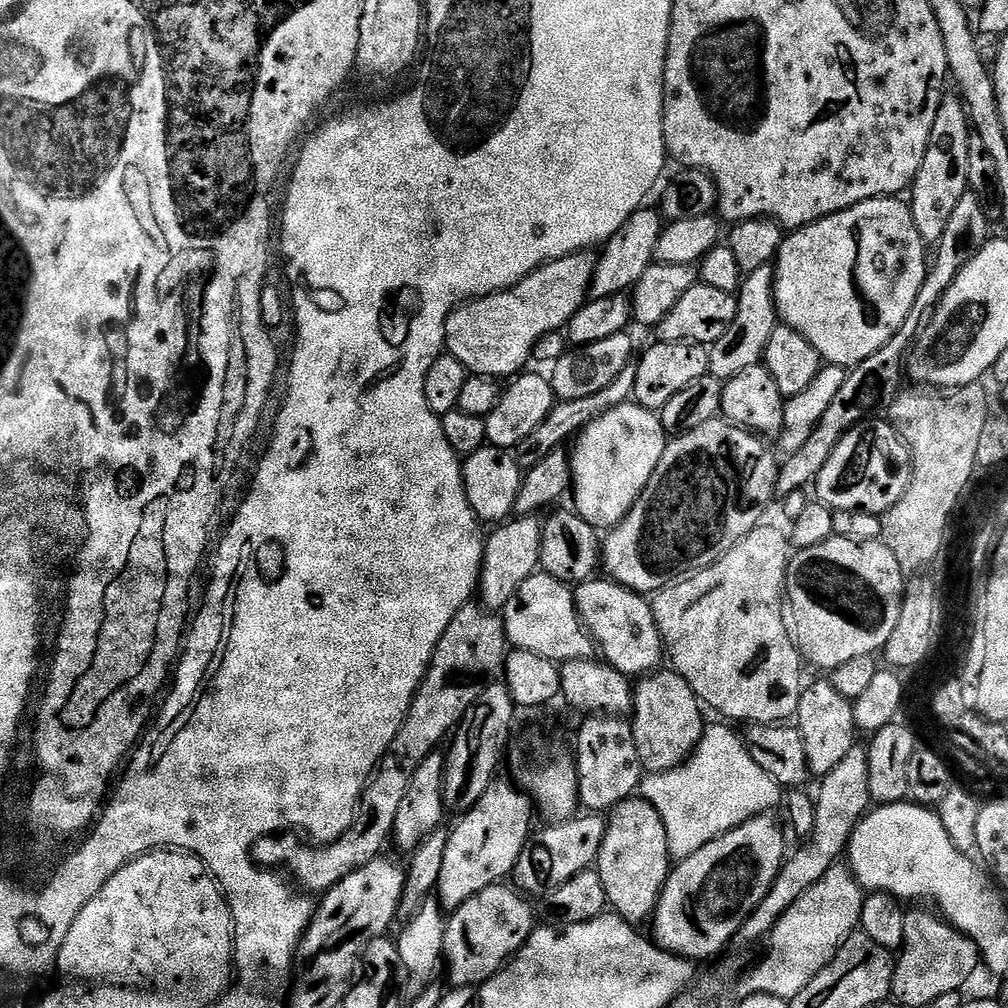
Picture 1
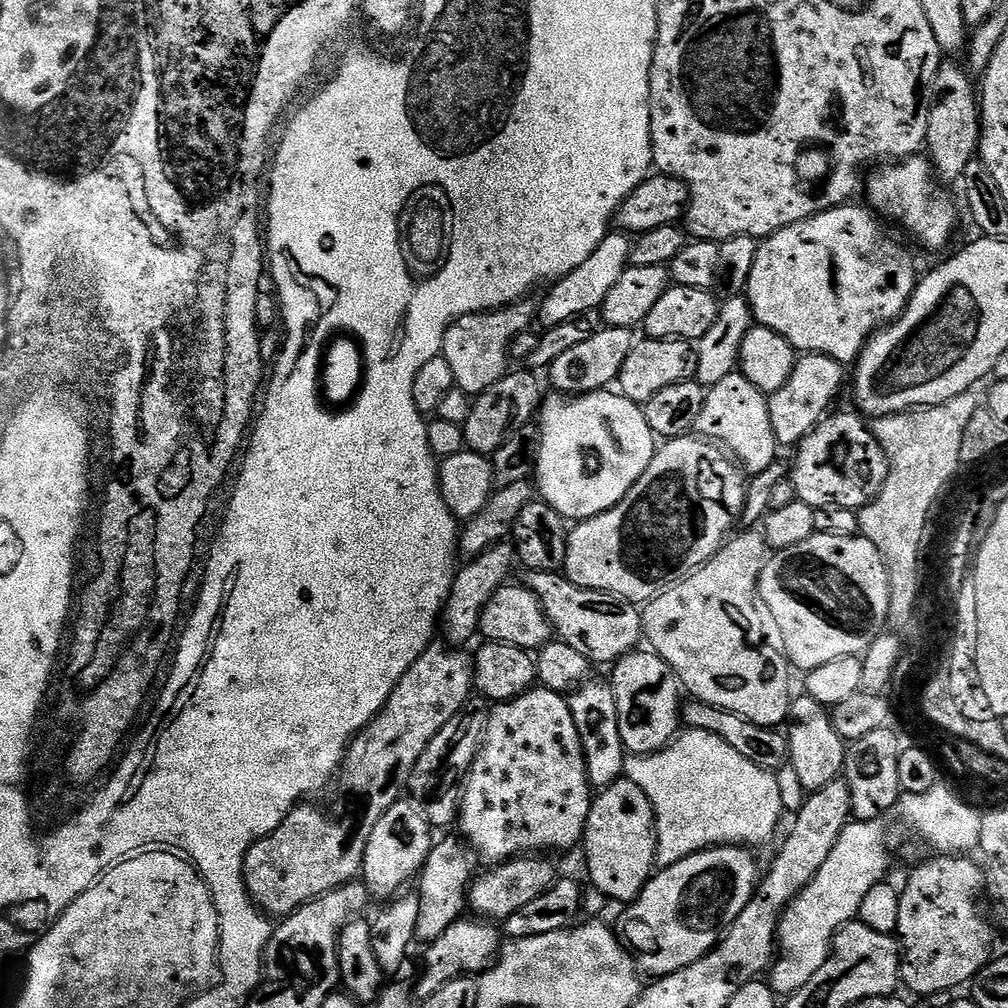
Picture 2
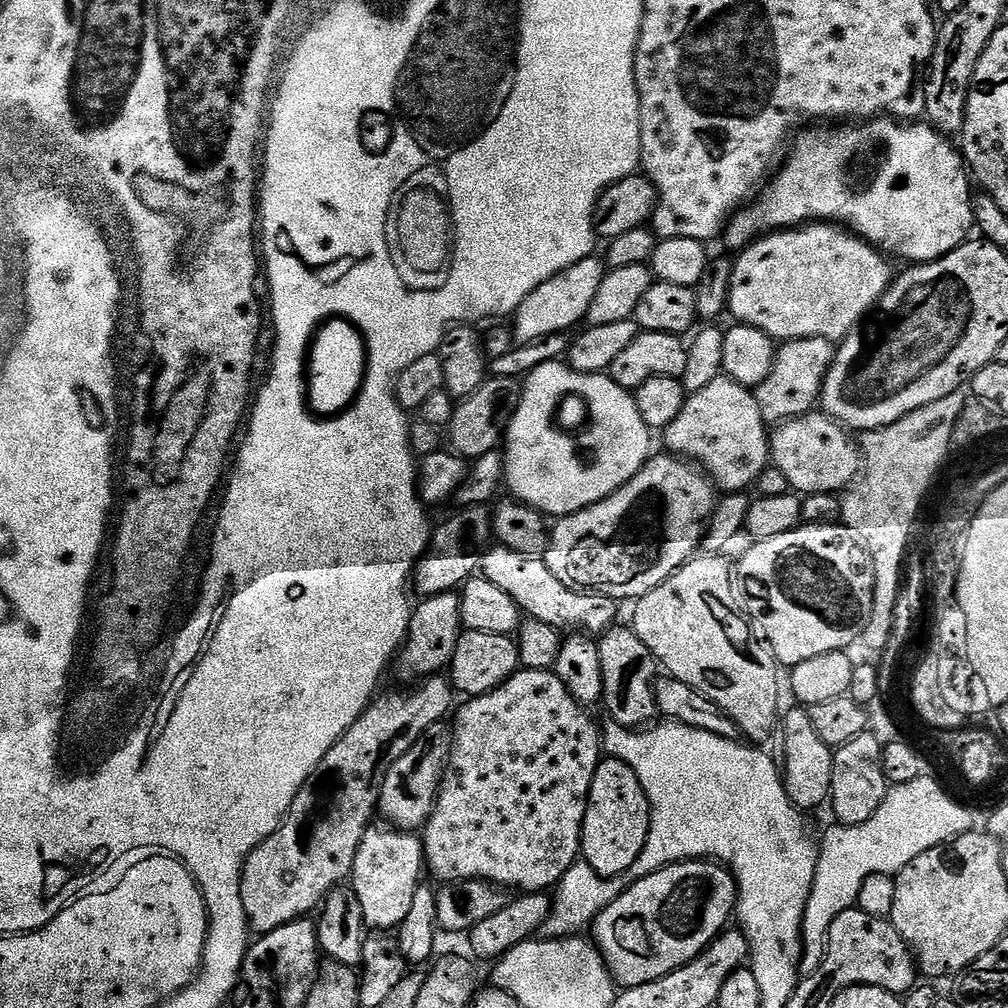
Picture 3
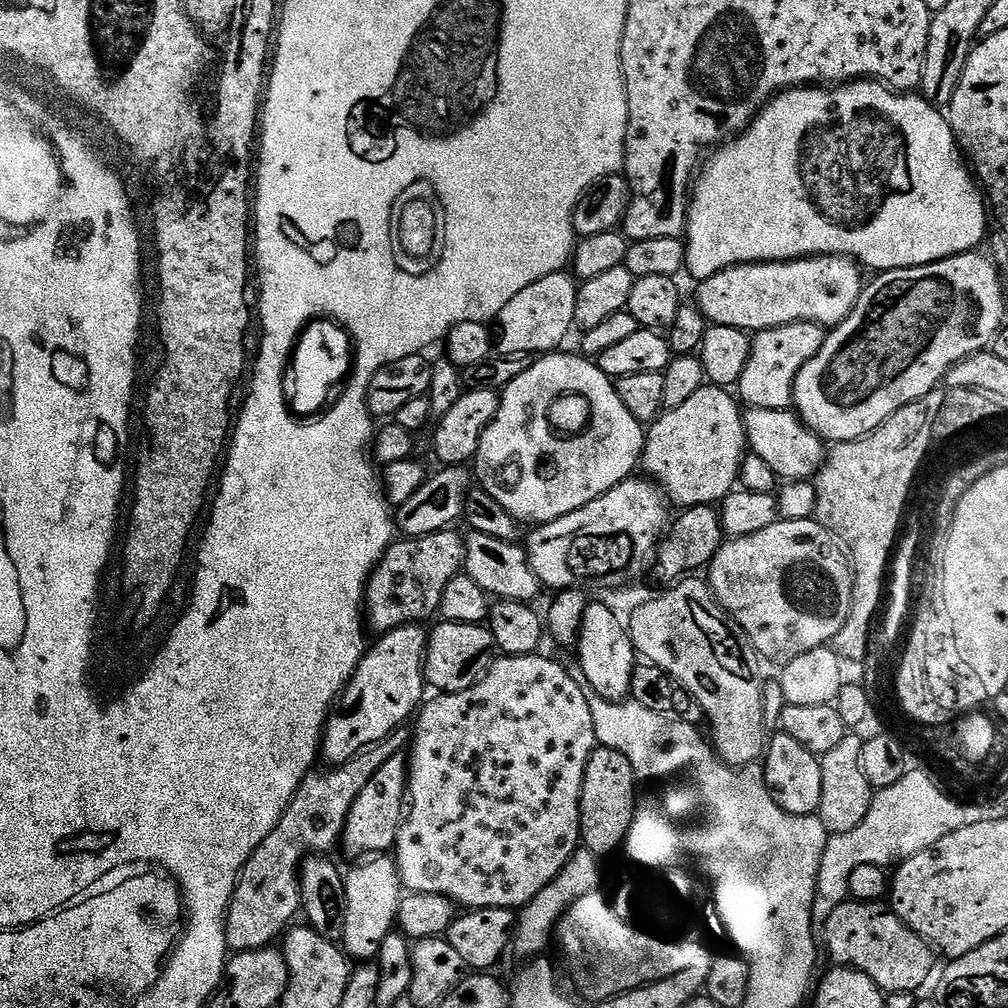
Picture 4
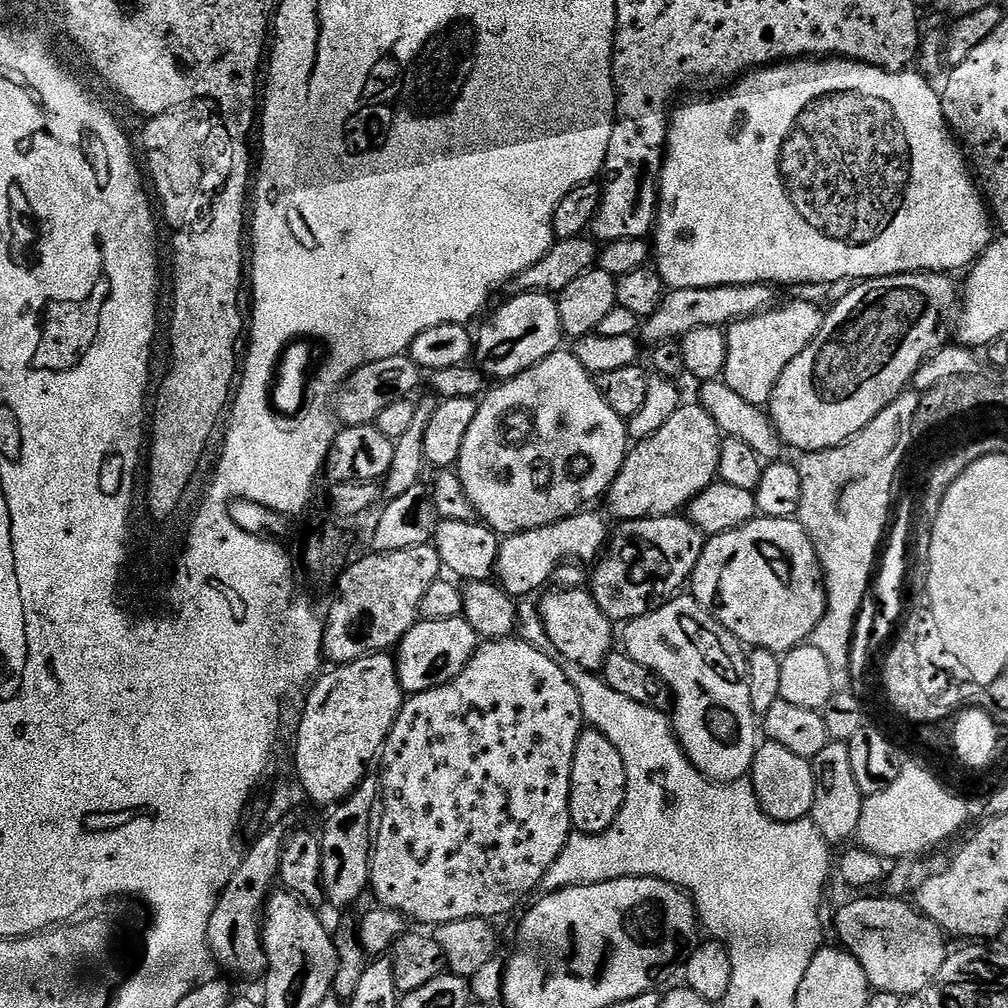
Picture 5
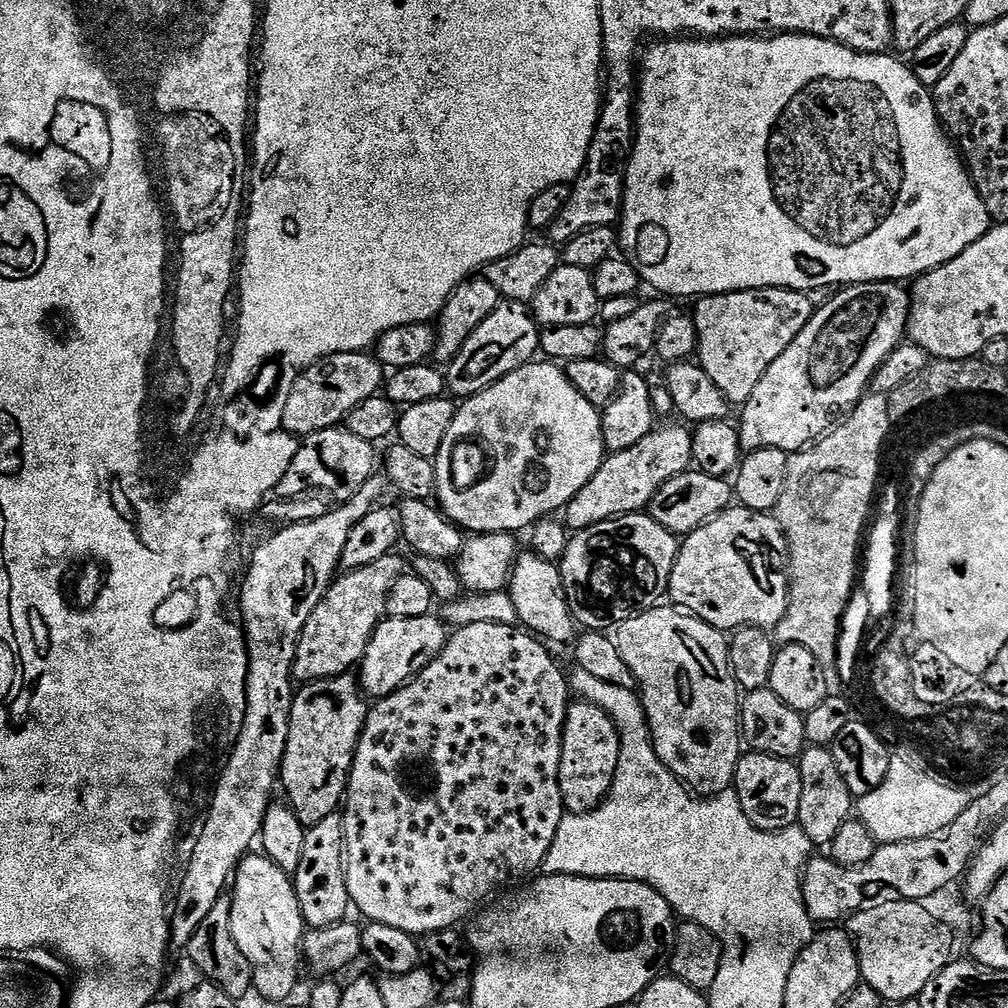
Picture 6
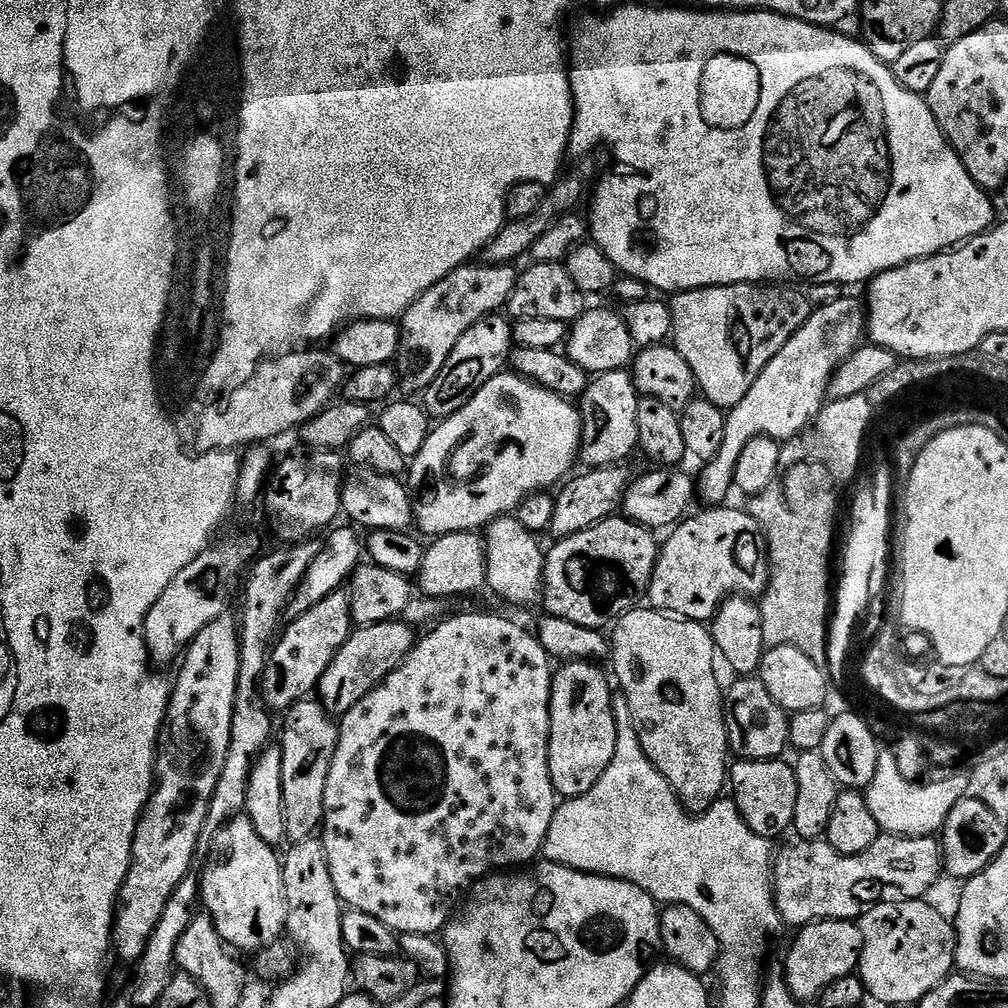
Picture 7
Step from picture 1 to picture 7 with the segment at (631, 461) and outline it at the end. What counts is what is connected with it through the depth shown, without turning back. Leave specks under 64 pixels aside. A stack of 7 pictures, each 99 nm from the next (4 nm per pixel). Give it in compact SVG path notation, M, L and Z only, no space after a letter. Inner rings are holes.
M503 370L497 373L476 392L476 395L470 397L469 401L454 415L441 419L429 431L422 450L418 450L418 454L411 457L406 484L414 501L415 527L417 529L420 527L428 535L428 538L439 538L451 532L476 532L477 530L487 529L488 525L493 520L497 520L499 516L515 513L519 509L520 503L528 499L529 496L537 495L537 493L544 494L555 489L573 471L573 469L571 470L572 463L577 463L581 443L582 417L577 405L571 399L559 396L556 392L548 392L541 384L535 384L533 380L528 380L525 376L517 376L515 371Z

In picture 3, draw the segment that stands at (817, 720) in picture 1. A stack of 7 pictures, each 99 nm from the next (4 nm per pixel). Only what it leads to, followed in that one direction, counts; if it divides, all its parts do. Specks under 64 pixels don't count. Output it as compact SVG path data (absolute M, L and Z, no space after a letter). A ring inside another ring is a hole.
M795 706L783 713L782 746L786 750L785 764L782 767L784 789L792 803L801 810L820 808L829 803L834 782L834 750L822 738L818 738L818 730L812 725L812 713L807 707Z

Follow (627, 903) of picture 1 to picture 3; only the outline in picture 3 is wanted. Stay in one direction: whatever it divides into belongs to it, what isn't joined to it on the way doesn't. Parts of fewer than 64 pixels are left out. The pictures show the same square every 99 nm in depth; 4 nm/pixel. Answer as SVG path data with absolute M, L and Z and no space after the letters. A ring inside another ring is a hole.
M611 758L601 759L594 770L594 782L590 782L590 794L586 806L586 818L582 822L580 835L580 856L583 863L589 864L600 876L621 876L642 854L646 846L646 838L650 834L650 802L646 798L646 790L642 782L638 782L638 774L626 766L626 762Z

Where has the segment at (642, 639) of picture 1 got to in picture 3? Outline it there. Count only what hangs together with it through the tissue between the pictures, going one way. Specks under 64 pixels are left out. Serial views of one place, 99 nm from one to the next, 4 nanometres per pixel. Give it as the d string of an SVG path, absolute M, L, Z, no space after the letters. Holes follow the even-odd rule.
M492 546L483 553L482 575L484 579L494 582L498 590L506 590L525 617L546 622L546 626L554 626L557 630L570 628L568 630L579 630L585 634L603 634L617 623L617 601L562 586L562 582L550 574L539 556L518 554L518 550Z

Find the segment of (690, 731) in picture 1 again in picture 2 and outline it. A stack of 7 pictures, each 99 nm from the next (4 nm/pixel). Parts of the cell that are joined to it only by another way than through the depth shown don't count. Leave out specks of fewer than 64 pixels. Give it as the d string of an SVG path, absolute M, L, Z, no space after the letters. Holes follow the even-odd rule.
M633 650L611 665L610 685L617 702L618 730L625 749L634 756L660 752L682 728L682 685L657 652Z

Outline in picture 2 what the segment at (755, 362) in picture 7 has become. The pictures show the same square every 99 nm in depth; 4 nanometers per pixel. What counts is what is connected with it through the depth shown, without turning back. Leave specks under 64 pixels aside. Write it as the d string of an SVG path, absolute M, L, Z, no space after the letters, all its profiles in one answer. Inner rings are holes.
M817 352L801 355L788 381L778 391L768 396L770 422L774 426L777 445L799 445L800 441L816 428L816 425L829 415L832 399L846 384L846 368L834 358Z

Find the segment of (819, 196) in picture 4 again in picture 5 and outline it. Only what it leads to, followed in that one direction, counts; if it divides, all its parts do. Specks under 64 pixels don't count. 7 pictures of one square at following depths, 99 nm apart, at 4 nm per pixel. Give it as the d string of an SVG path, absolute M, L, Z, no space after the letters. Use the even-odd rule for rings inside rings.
M797 58L791 62L777 62L771 66L749 71L731 85L733 88L725 96L720 96L717 100L688 100L681 108L680 105L673 107L668 126L668 143L664 150L664 165L660 168L660 179L658 181L658 207L656 209L656 226L654 229L656 244L654 240L650 248L651 255L654 257L655 270L664 280L665 285L669 289L717 288L718 286L730 286L731 284L767 284L769 286L777 286L776 284L821 284L821 286L827 286L839 280L859 282L861 280L882 278L883 276L897 276L903 272L942 272L952 274L955 273L955 268L965 267L964 269L967 269L975 264L980 253L988 249L989 244L994 239L994 233L992 233L993 225L986 215L986 201L978 187L977 181L974 179L973 173L970 171L969 161L966 159L961 145L956 137L953 136L952 129L948 127L946 118L942 114L940 93L935 87L932 89L928 84L931 84L929 77L916 70L887 72L884 68L875 68L872 64L862 64L859 60Z

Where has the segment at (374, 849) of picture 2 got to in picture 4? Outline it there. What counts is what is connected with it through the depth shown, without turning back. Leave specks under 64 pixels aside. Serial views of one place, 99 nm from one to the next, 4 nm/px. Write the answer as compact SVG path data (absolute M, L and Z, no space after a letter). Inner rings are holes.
M376 854L357 864L360 865L352 873L349 871L344 881L346 906L342 947L353 961L372 962L379 957L382 942L393 935L397 925L396 915L402 899L402 885L396 861L391 855Z

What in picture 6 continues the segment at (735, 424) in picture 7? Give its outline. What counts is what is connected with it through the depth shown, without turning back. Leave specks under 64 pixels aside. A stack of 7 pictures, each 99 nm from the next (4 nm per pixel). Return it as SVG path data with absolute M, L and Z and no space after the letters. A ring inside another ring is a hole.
M899 283L850 284L841 287L834 299L813 311L810 322L802 326L802 334L798 334L798 338L794 338L794 342L790 342L790 346L786 346L786 350L782 350L782 354L770 362L766 374L762 374L758 386L754 386L754 394L739 409L741 449L749 453L759 448L777 448L791 454L821 439L833 423L832 411L835 408L851 410L864 399L876 371L905 339L909 315L910 292Z

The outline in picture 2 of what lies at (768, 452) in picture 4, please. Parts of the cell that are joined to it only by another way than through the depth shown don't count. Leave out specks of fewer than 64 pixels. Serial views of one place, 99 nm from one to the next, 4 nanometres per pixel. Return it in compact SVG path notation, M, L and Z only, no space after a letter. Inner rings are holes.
M855 411L852 412L825 416L795 449L796 465L791 465L790 479L796 499L806 502L811 508L859 510L884 488L888 477L888 456L878 438L874 438L871 427Z

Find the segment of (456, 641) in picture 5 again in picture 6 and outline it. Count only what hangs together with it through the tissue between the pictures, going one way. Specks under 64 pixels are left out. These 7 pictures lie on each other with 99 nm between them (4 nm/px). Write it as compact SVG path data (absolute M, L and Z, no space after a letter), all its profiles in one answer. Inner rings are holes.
M436 614L418 618L398 618L388 616L381 620L370 638L370 646L358 665L360 687L368 698L389 696L398 691L403 684L413 680L422 669L446 646L450 632L444 629L442 621Z

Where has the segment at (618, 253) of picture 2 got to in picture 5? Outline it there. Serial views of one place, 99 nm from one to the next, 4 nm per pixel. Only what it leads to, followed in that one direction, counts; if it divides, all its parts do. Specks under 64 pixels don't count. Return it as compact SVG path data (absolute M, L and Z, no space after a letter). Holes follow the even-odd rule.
M521 291L504 303L477 333L474 342L475 365L486 376L496 379L512 379L525 372L561 347L562 329L556 305L557 297L547 292Z

